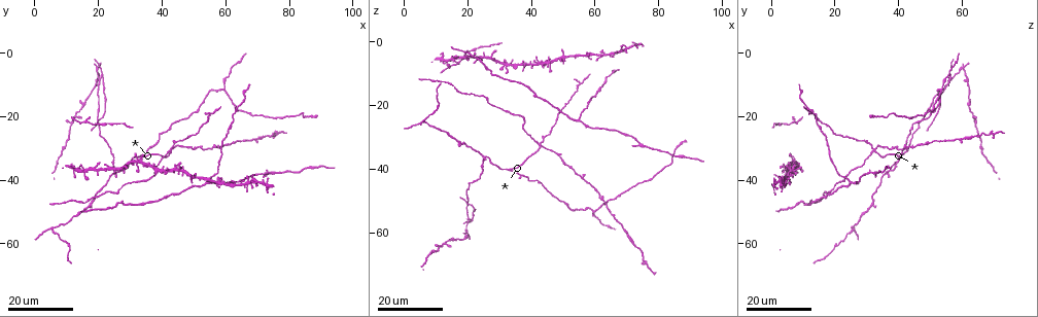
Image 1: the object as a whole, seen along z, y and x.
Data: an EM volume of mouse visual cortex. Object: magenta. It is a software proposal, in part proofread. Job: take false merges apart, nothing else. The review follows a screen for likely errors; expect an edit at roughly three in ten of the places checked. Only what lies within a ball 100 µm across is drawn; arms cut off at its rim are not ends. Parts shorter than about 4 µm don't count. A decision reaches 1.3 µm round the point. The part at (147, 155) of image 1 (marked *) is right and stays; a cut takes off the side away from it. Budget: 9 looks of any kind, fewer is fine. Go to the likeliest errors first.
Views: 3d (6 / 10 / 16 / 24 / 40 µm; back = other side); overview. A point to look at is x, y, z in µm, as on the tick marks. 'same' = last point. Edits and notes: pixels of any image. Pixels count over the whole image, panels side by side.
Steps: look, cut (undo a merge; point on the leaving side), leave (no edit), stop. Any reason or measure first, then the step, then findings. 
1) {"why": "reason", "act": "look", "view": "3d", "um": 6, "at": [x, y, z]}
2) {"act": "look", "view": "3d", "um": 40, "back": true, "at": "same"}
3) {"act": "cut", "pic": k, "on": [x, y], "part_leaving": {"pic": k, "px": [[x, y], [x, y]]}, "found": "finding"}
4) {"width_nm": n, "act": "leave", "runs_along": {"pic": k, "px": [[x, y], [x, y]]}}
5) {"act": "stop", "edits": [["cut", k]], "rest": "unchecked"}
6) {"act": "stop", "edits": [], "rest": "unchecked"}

{"why": "four-way junction", "act": "look", "view": "3d", "um": 16, "at": [43.0, 31.0, 32.5]}

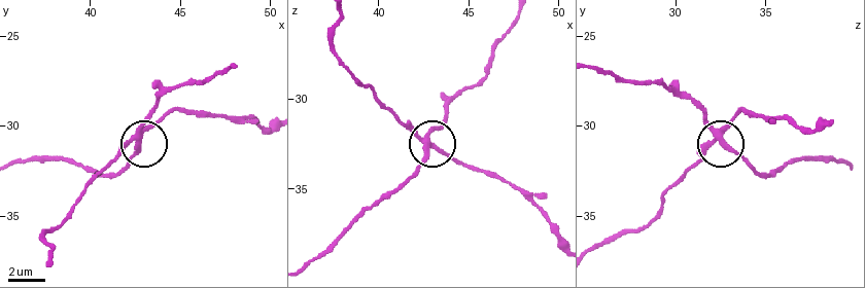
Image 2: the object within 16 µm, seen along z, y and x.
{"act": "look", "view": "3d", "um": 6, "at": [42.4, 30.5, 32.2]}

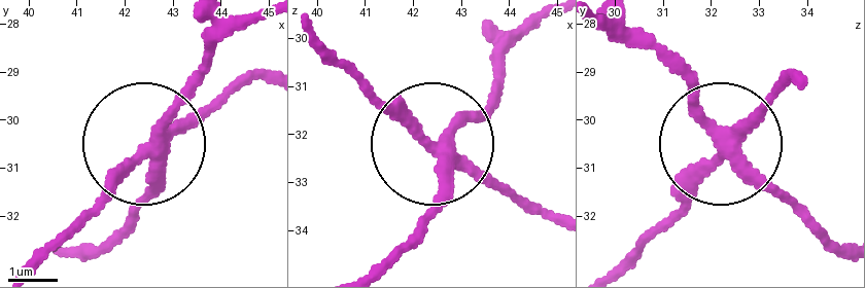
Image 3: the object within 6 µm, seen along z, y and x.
{"side_arm_um": 133, "act": "cut", "pic": 3, "on": [213, 102], "part_leaving": {"pic": 3, "px": [[154, 140], [32, 271]]}, "found": "a second neuron is stuck on"}

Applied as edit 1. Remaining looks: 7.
{"act": "look", "view": "overview"}

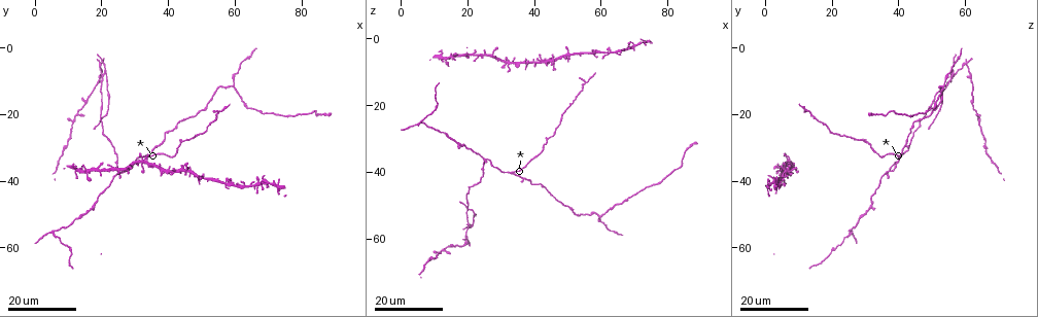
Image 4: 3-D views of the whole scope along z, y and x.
{"why": "a fork", "act": "look", "view": "3d", "um": 24, "at": [5.0, 56.0, 25.5]}

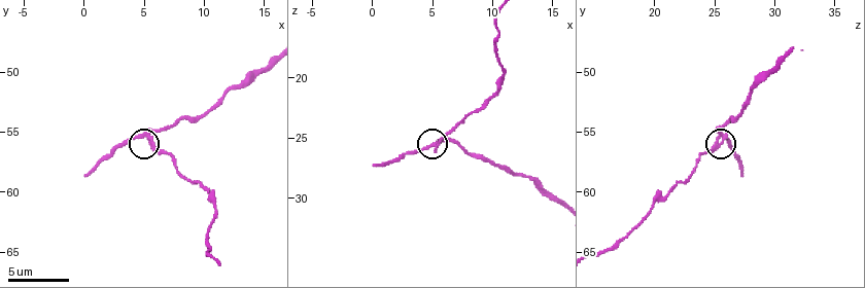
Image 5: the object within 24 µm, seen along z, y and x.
{"why": "closer look", "act": "look", "view": "3d", "um": 10, "at": [5.2, 55.6, 25.8]}

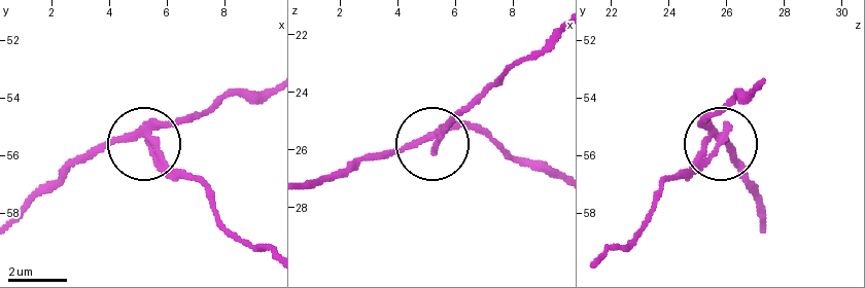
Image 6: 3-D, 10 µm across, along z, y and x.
{"width_nm": 200, "act": "cut", "pic": 6, "on": [169, 177], "part_leaving": {"pic": 6, "px": [[154, 141], [227, 227], [271, 251]]}, "found": "a second neuron is stuck on"}

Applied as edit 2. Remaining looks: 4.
{"why": "branch point", "act": "look", "view": "3d", "um": 24, "at": [33.5, 32.5, 41.0]}

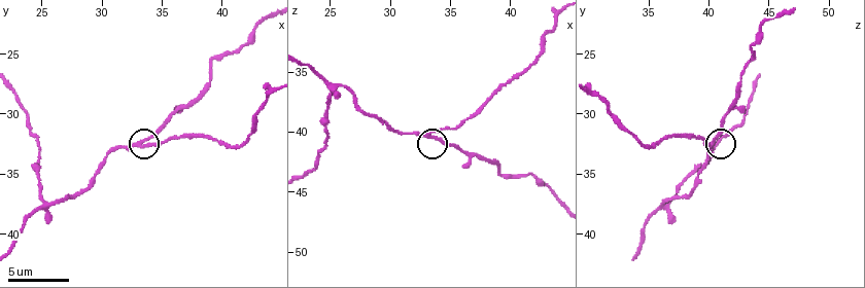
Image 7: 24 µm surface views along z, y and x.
{"why": "zoom in", "act": "look", "view": "3d", "um": 6, "at": [33.8, 32.0, 40.6]}

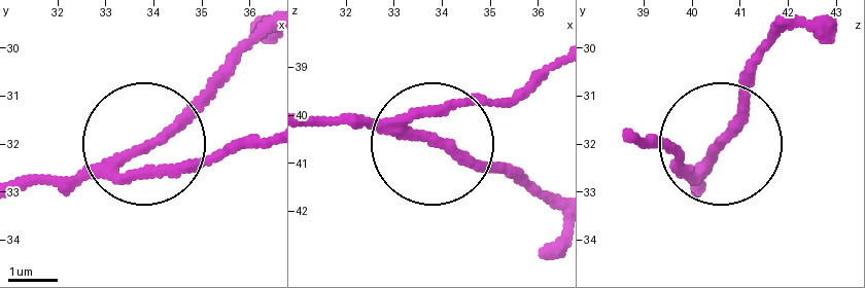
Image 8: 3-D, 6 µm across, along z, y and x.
{"arms": 3, "act": "leave", "runs_along": {"pic": 8, "px": [[508, 106], [450, 110], [438, 130], [475, 158], [520, 167]]}, "found": "one neuron here"}

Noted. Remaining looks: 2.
{"why": "looks like a crossing", "act": "look", "view": "3d", "um": 10, "at": [25.2, 37.6, 36.6]}

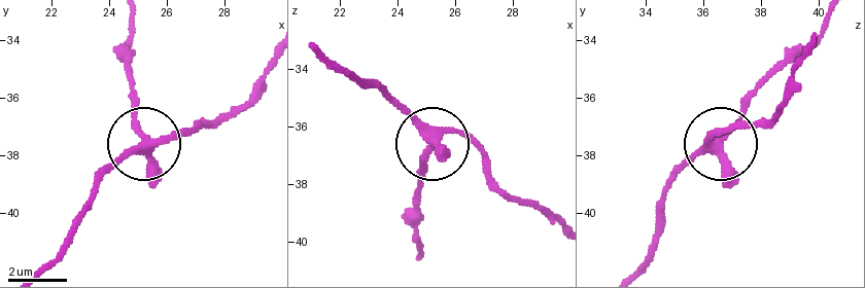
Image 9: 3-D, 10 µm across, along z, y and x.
{"arms": 4, "act": "leave", "runs_along": {"pic": 9, "px": [[558, 216], [507, 191], [470, 140], [425, 133], [390, 99]]}, "found": "all the same neuron"}

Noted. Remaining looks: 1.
{"act": "stop", "edits": [["cut", 3], ["cut", 6]], "rest": "unchecked"}

